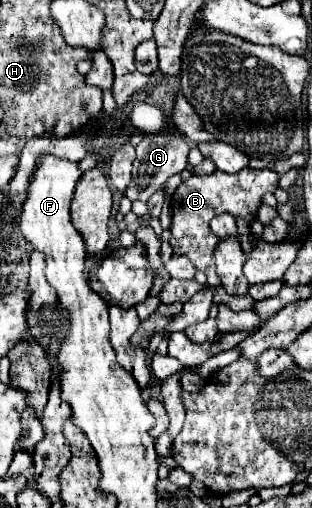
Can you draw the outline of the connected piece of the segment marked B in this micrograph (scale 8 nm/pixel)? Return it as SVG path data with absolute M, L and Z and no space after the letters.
M246 167L234 175L214 171L212 175L194 175L188 181L182 181L180 187L172 195L172 247L174 255L186 255L196 269L200 269L206 275L210 273L212 281L213 272L216 273L216 267L213 259L215 244L219 238L210 229L212 215L222 215L230 213L236 219L246 219L254 221L258 217L258 209L262 205L264 193L274 193L278 187L278 175L272 169L252 169Z

